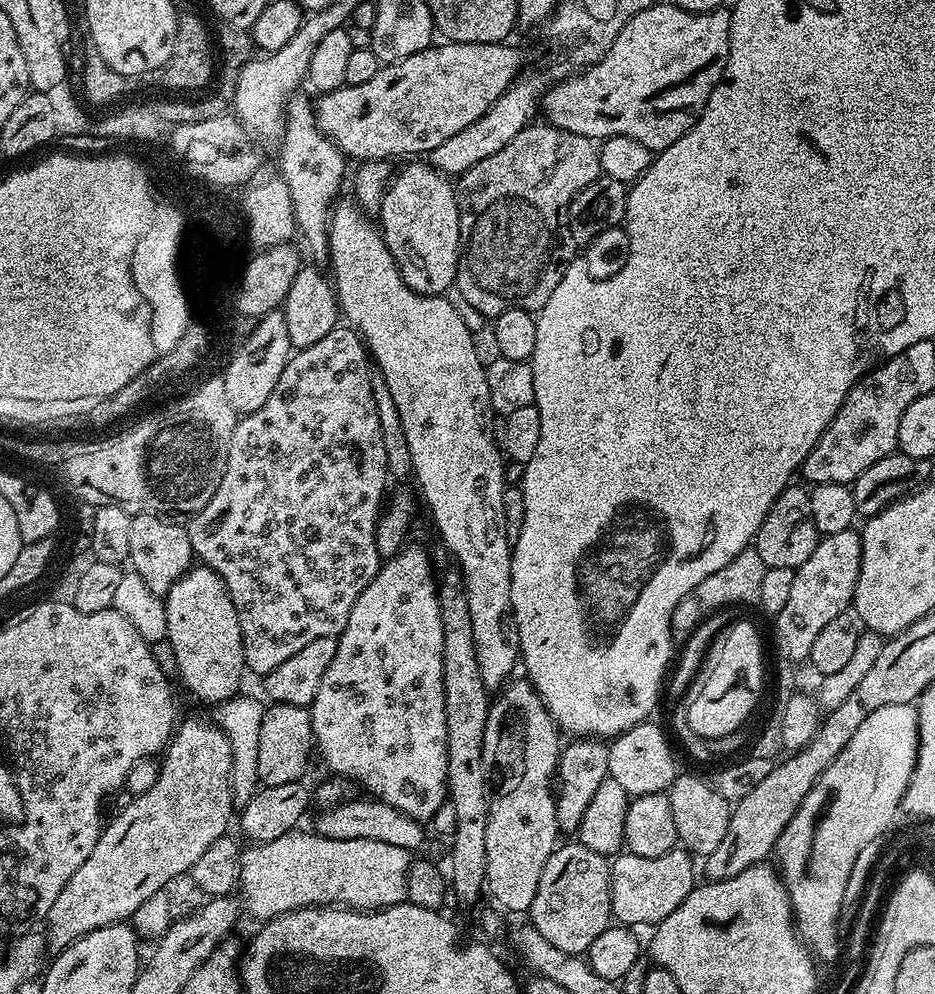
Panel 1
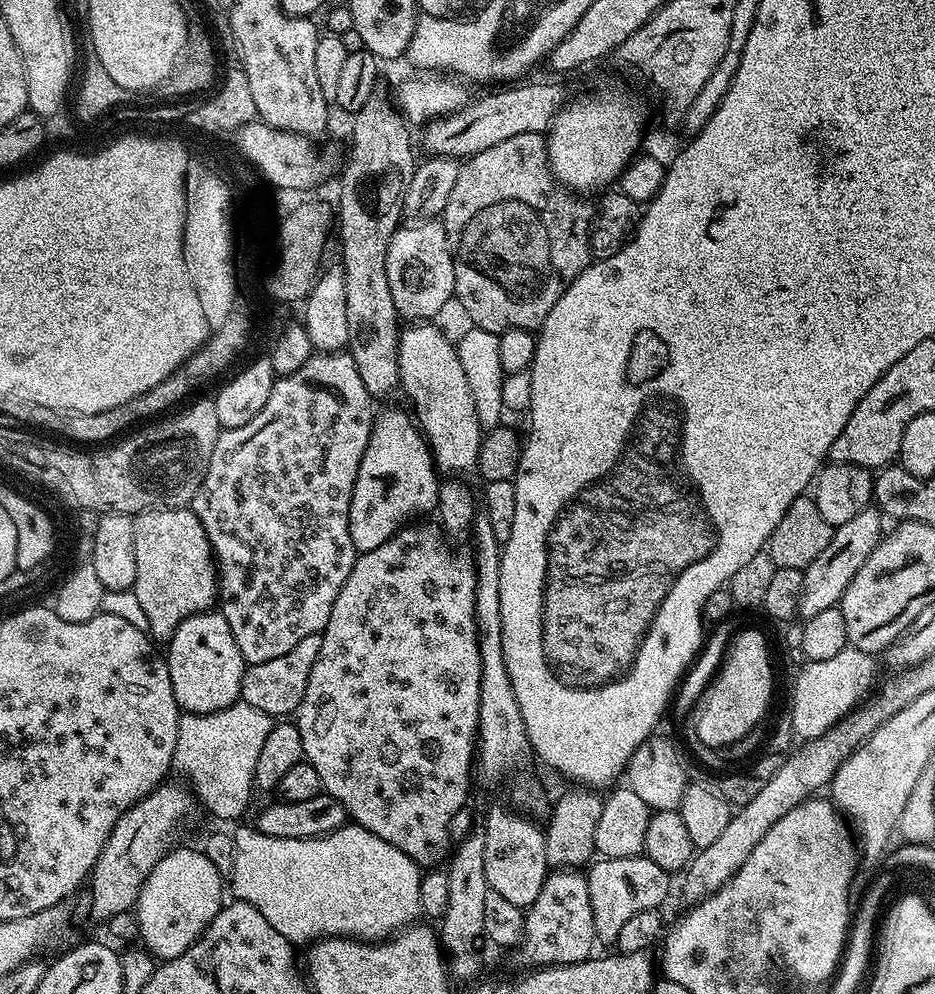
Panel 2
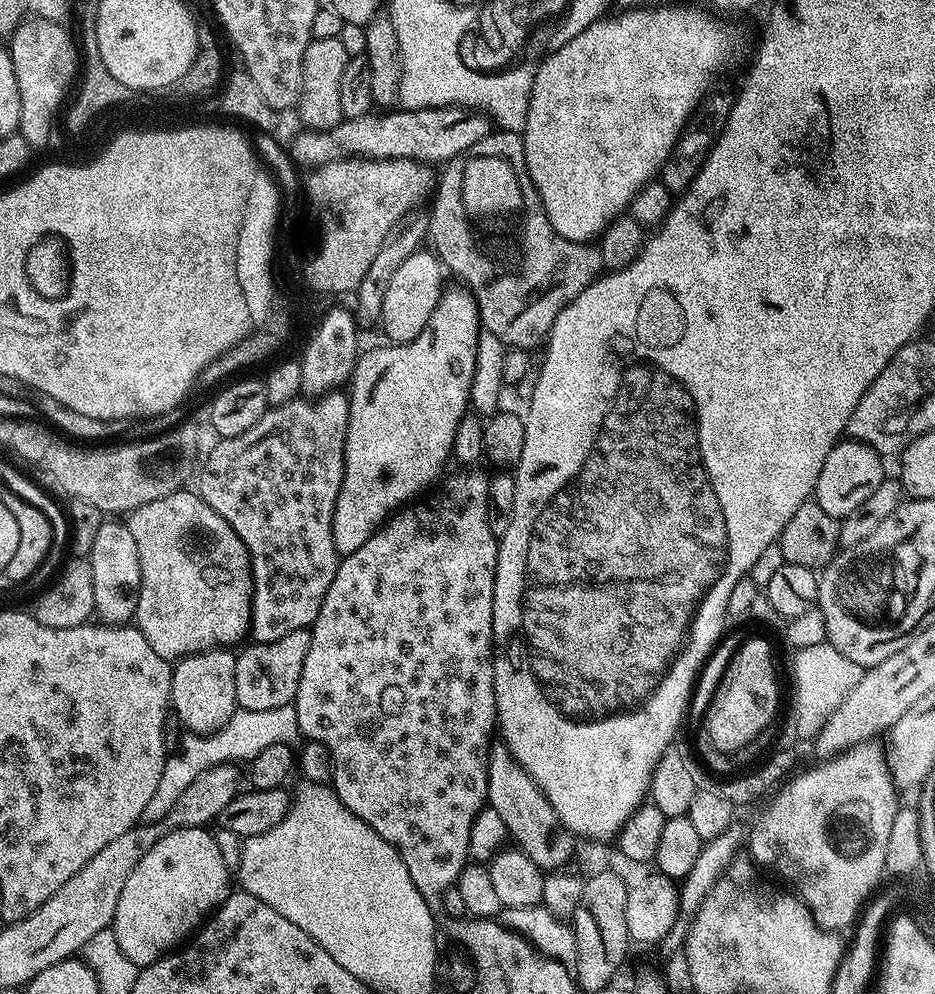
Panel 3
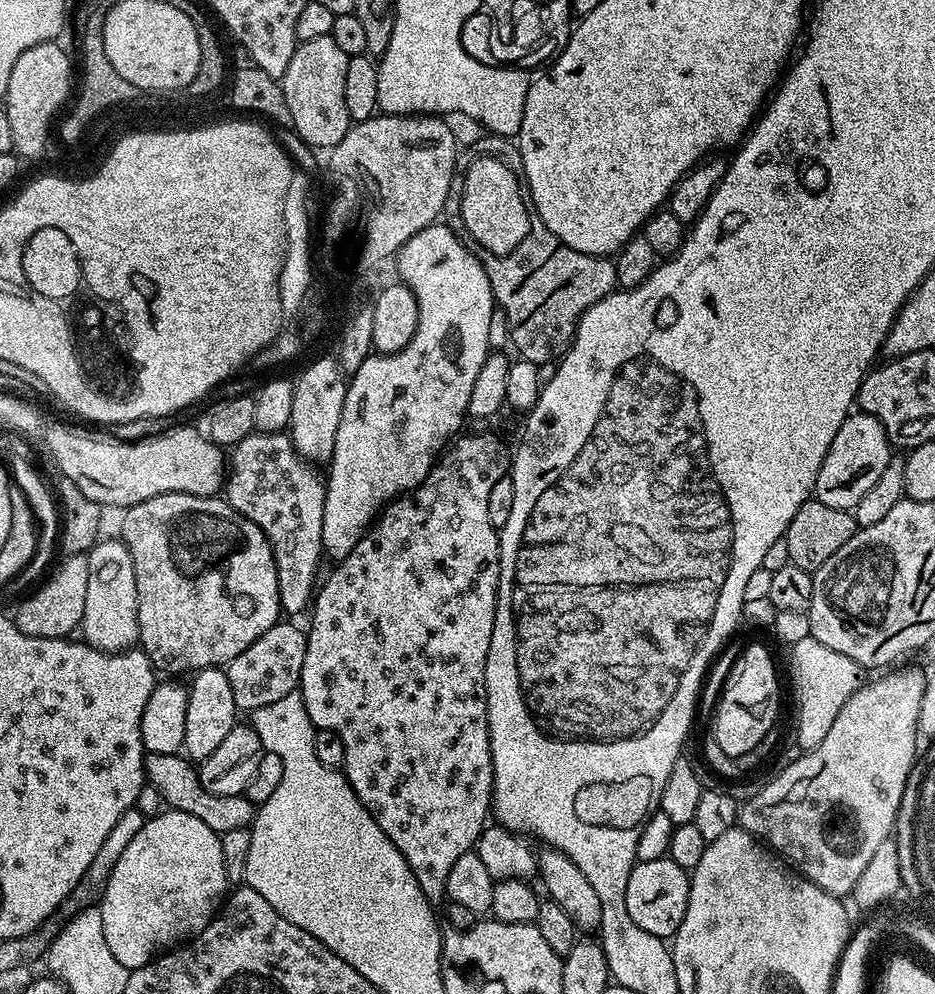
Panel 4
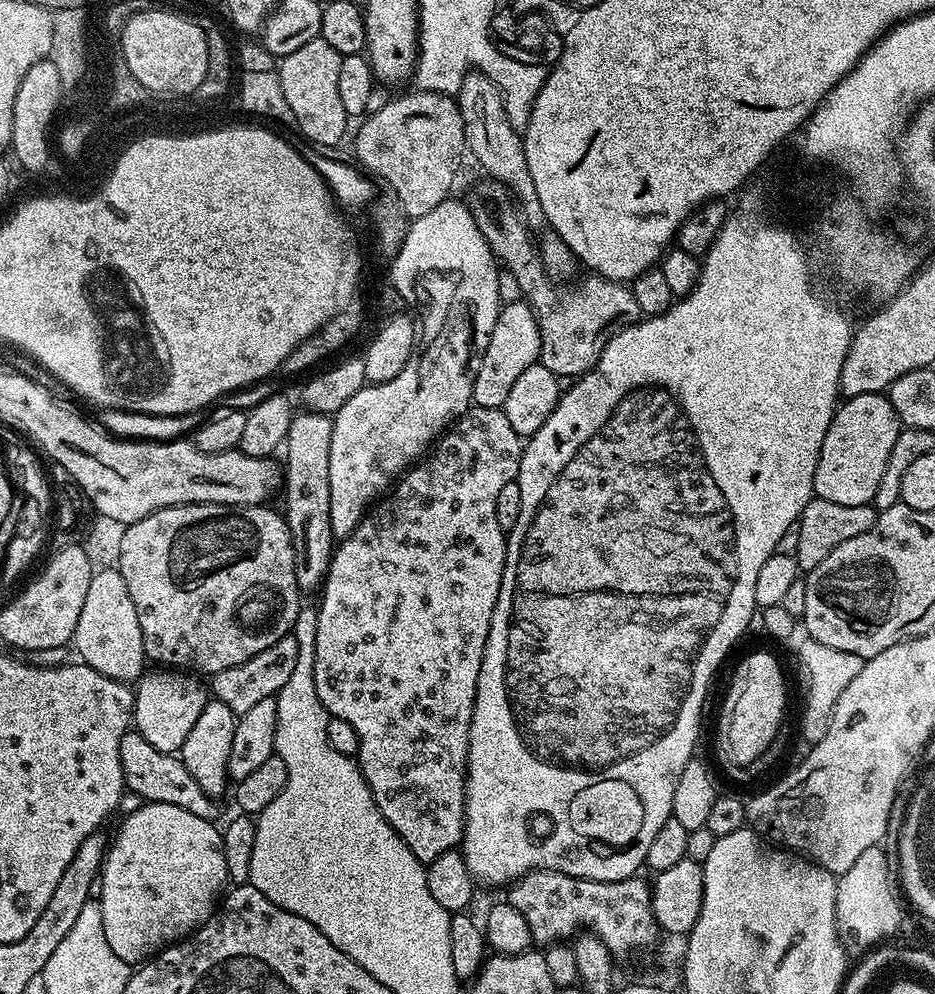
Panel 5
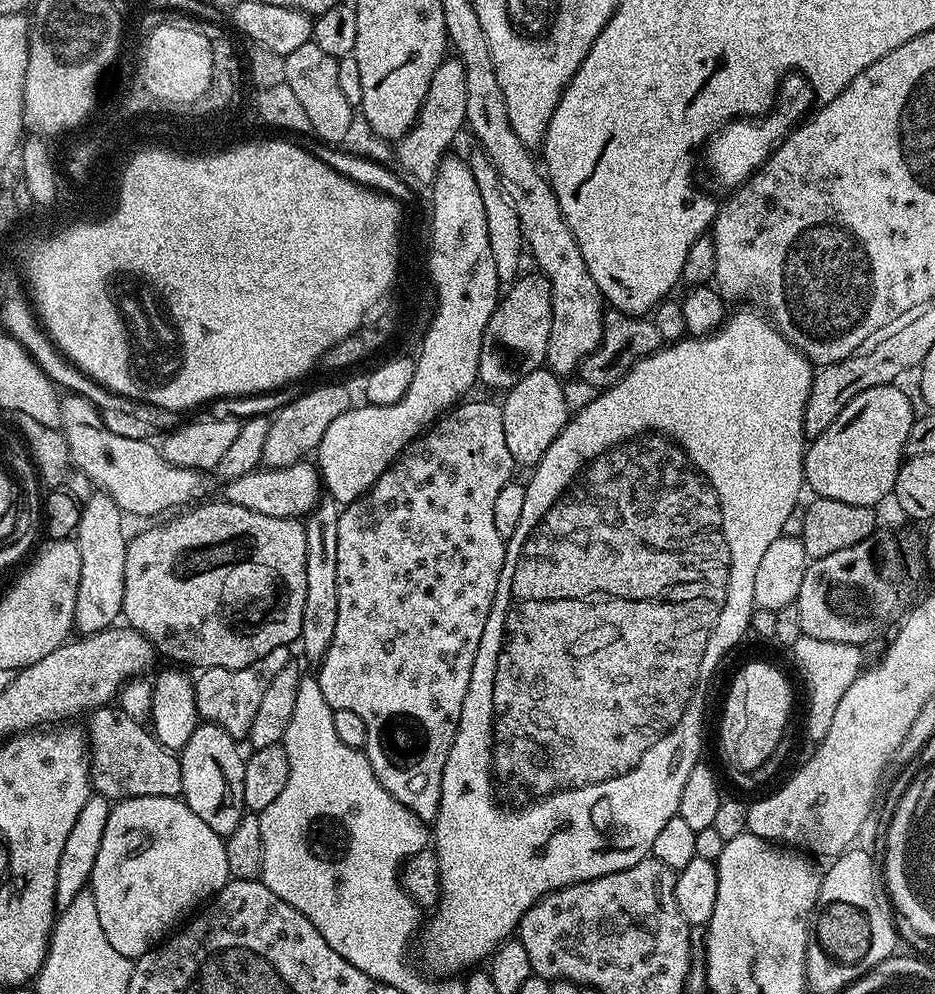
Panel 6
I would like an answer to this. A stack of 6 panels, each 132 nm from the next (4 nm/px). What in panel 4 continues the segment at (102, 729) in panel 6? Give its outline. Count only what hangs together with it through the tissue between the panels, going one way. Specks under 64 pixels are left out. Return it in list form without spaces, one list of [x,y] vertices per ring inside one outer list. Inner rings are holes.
[[[149,752],[144,758],[144,774],[150,788],[168,803],[165,805],[169,809],[194,814],[194,818],[206,822],[210,830],[219,833],[226,830],[242,830],[249,827],[254,819],[254,805],[243,794],[239,796],[210,794],[210,790],[206,790],[200,782],[199,771],[183,755]]]

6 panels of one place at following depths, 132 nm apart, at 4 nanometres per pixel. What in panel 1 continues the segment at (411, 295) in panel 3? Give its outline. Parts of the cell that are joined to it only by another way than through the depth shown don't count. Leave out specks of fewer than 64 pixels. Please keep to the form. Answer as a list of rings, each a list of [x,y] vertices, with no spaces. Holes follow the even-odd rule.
[[[420,162],[405,163],[408,165],[393,175],[380,203],[378,227],[406,286],[423,296],[438,296],[453,287],[460,261],[457,189],[431,163],[416,163]]]

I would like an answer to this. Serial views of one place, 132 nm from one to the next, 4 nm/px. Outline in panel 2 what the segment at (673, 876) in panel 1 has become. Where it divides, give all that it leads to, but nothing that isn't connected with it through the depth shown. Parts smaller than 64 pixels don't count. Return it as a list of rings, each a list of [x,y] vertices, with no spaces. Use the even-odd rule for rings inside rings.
[[[643,854],[630,858],[597,859],[587,869],[586,875],[588,878],[588,893],[590,894],[590,910],[594,912],[594,930],[596,931],[596,939],[601,945],[603,943],[609,944],[609,946],[615,945],[622,926],[626,926],[626,922],[630,922],[630,918],[634,914],[659,909],[661,907],[659,904],[667,896],[670,896],[670,884],[668,888],[669,873],[664,872],[662,866],[654,866],[654,862],[650,862],[647,856]]]

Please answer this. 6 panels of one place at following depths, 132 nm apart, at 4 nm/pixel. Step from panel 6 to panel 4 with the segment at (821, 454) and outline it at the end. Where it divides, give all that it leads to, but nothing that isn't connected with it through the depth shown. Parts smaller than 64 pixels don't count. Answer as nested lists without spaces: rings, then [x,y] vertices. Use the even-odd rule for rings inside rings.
[[[853,411],[842,422],[842,426],[838,426],[838,434],[834,434],[830,450],[826,450],[822,470],[818,470],[815,499],[822,501],[826,506],[855,509],[862,494],[866,494],[866,490],[870,490],[870,486],[878,482],[882,470],[886,470],[893,454],[893,445],[888,442],[882,422],[865,412]]]

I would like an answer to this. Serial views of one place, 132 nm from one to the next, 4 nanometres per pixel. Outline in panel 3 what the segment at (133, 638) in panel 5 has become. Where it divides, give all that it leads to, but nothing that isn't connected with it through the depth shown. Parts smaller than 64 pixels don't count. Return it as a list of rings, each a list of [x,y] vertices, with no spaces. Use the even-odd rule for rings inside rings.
[[[108,518],[98,527],[93,550],[86,557],[92,567],[94,578],[95,615],[105,624],[124,626],[136,615],[140,593],[140,559],[138,546],[130,534],[127,523],[120,524],[116,518]]]

